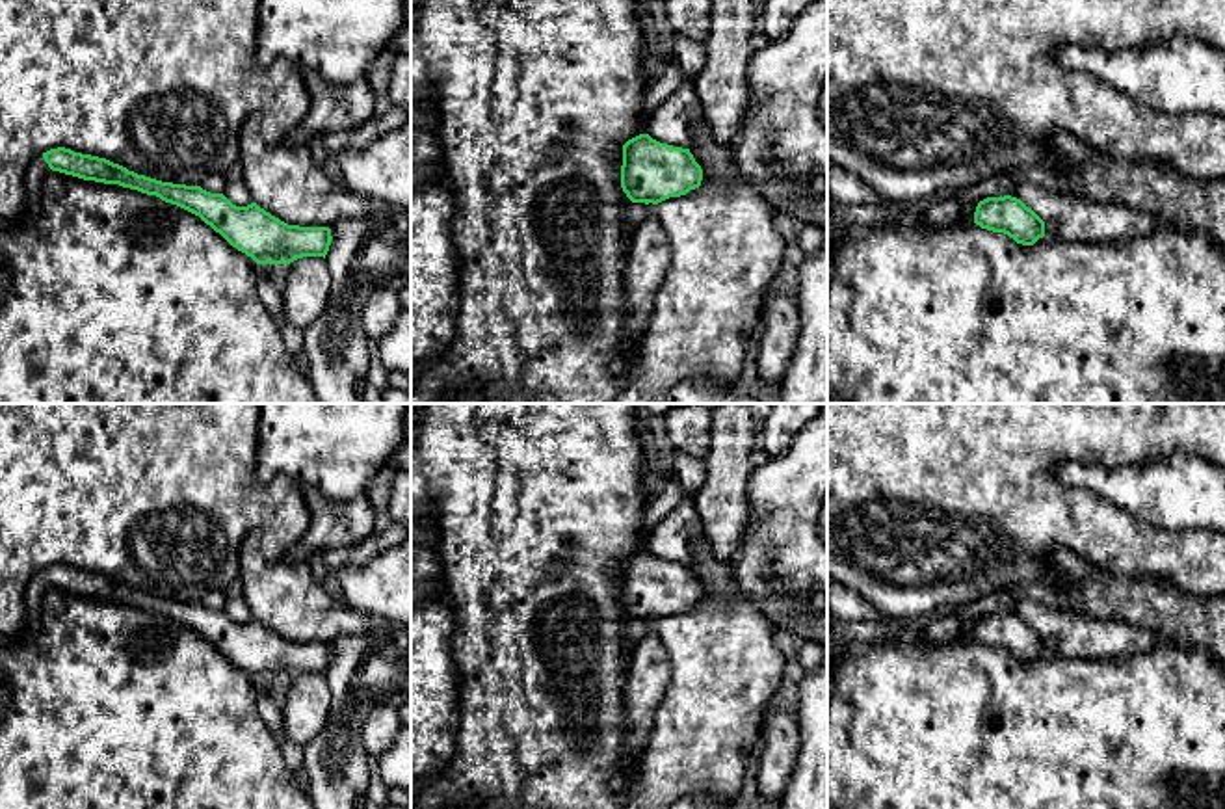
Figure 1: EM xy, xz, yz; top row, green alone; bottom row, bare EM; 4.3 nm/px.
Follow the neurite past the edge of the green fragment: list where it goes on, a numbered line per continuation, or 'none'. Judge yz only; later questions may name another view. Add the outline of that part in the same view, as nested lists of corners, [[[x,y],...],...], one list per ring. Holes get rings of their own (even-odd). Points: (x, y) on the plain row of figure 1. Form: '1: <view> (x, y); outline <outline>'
none

